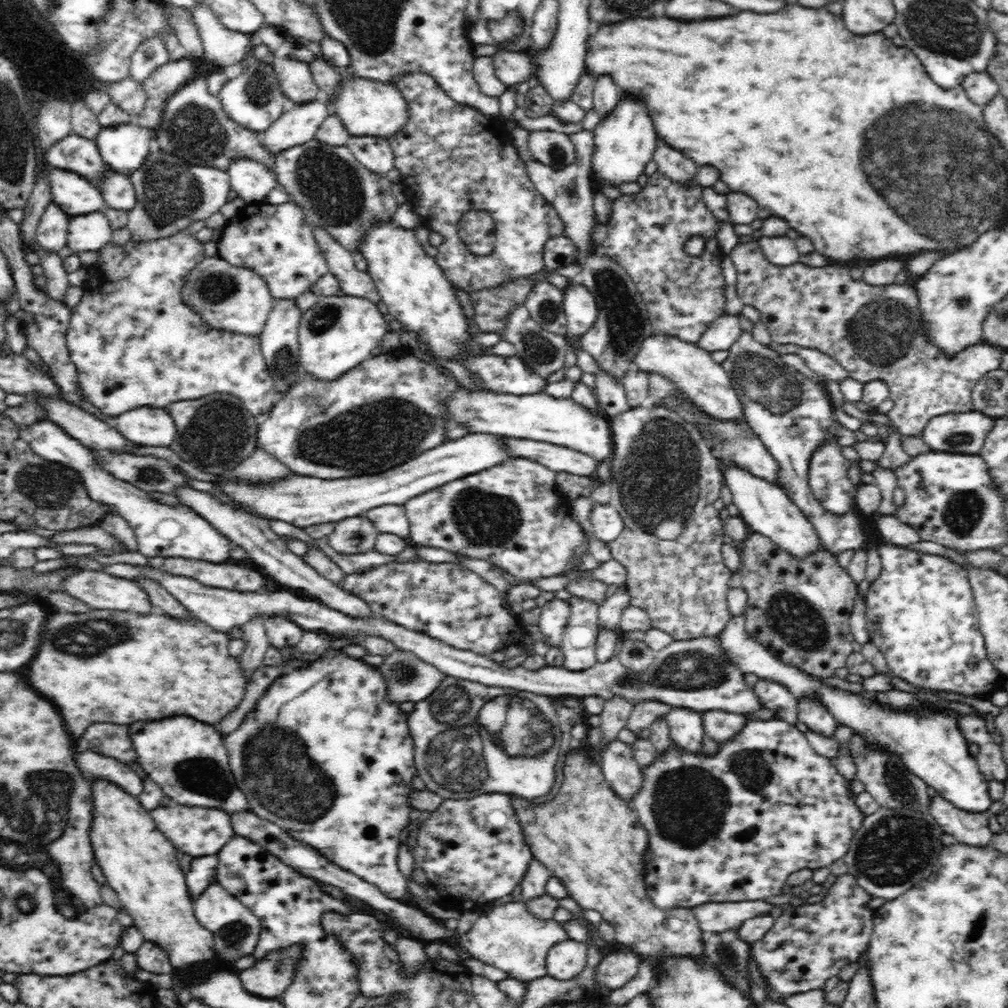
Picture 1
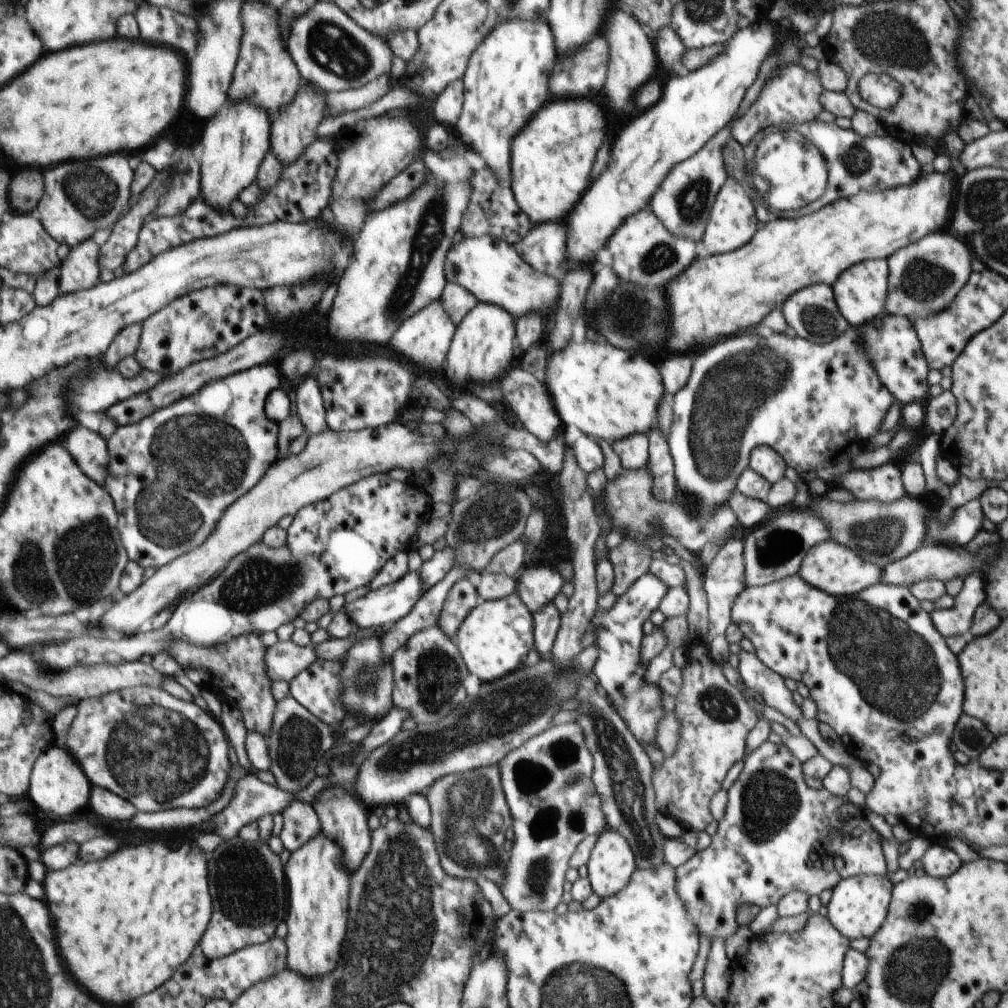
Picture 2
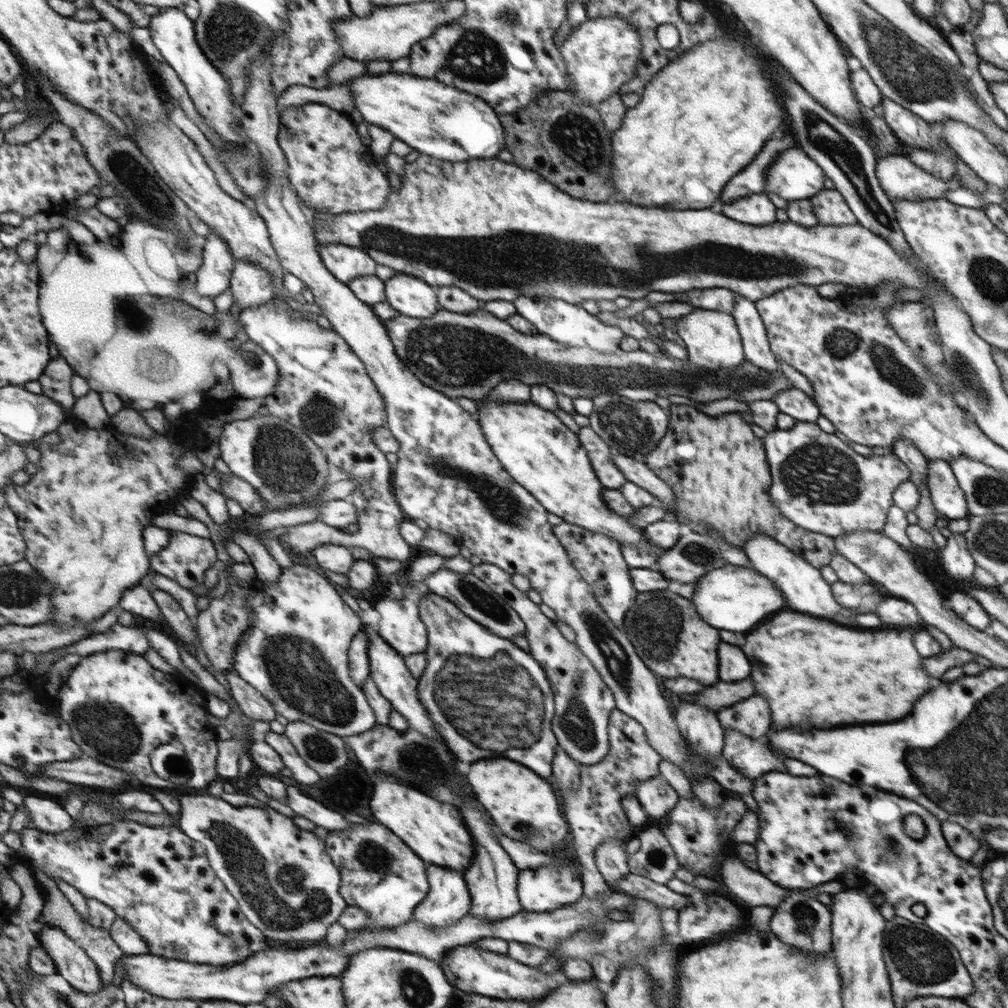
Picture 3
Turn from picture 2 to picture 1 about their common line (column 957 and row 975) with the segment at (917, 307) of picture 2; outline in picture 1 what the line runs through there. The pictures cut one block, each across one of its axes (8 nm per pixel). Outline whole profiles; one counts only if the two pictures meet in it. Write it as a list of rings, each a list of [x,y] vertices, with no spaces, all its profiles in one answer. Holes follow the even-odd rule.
[[[293,944],[269,952],[244,971],[237,971],[246,993],[262,999],[277,999],[293,984],[302,960],[302,946]]]

